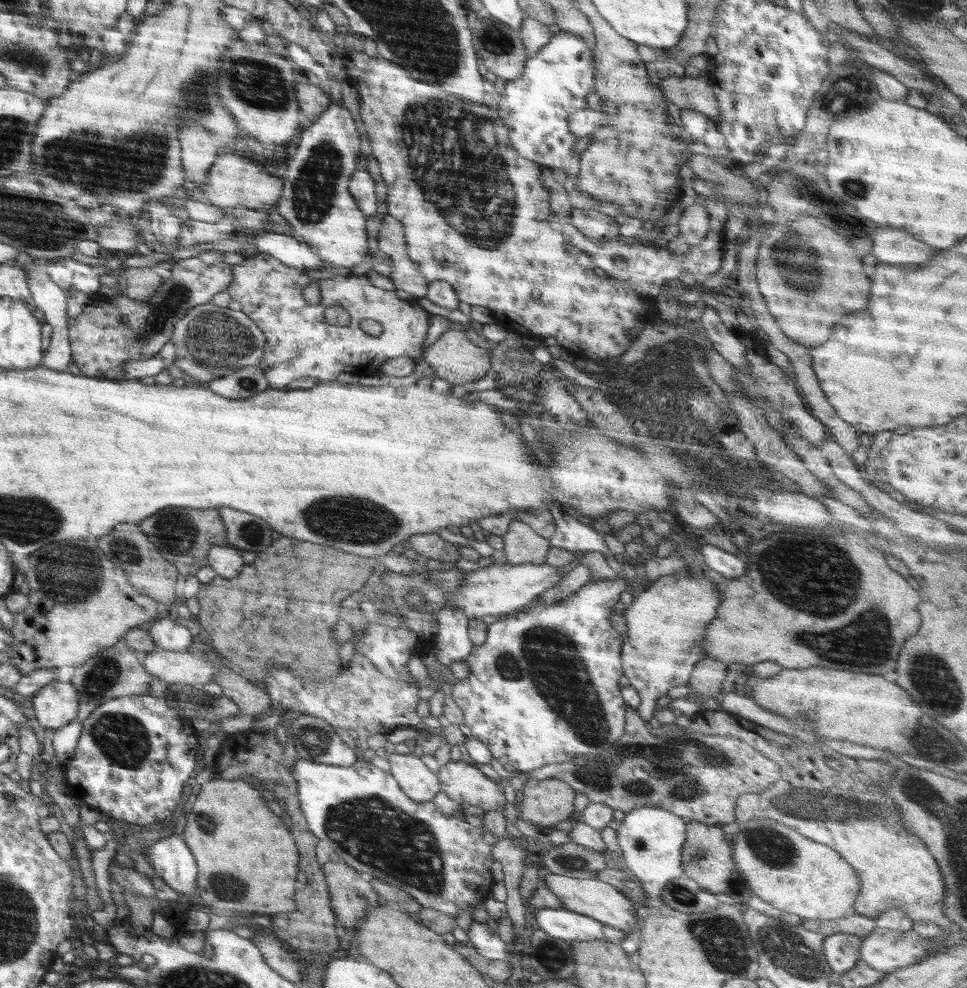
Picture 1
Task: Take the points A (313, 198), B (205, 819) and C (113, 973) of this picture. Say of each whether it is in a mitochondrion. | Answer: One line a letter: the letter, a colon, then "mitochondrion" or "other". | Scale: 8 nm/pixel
A: mitochondrion
B: mitochondrion
C: other

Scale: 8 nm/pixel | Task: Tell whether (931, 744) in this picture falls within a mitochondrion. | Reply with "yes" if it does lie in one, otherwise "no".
yes

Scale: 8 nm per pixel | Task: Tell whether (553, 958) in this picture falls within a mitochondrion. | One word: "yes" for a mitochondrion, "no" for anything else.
yes

